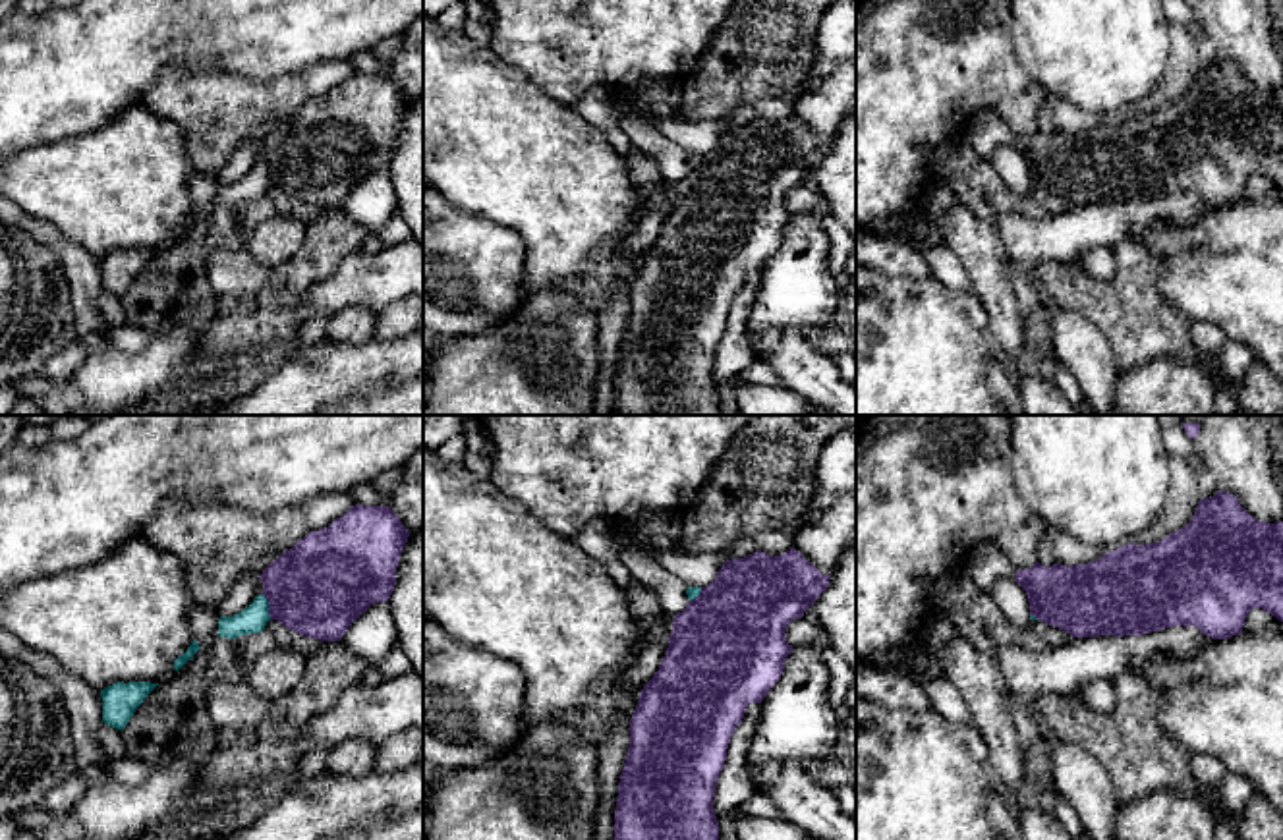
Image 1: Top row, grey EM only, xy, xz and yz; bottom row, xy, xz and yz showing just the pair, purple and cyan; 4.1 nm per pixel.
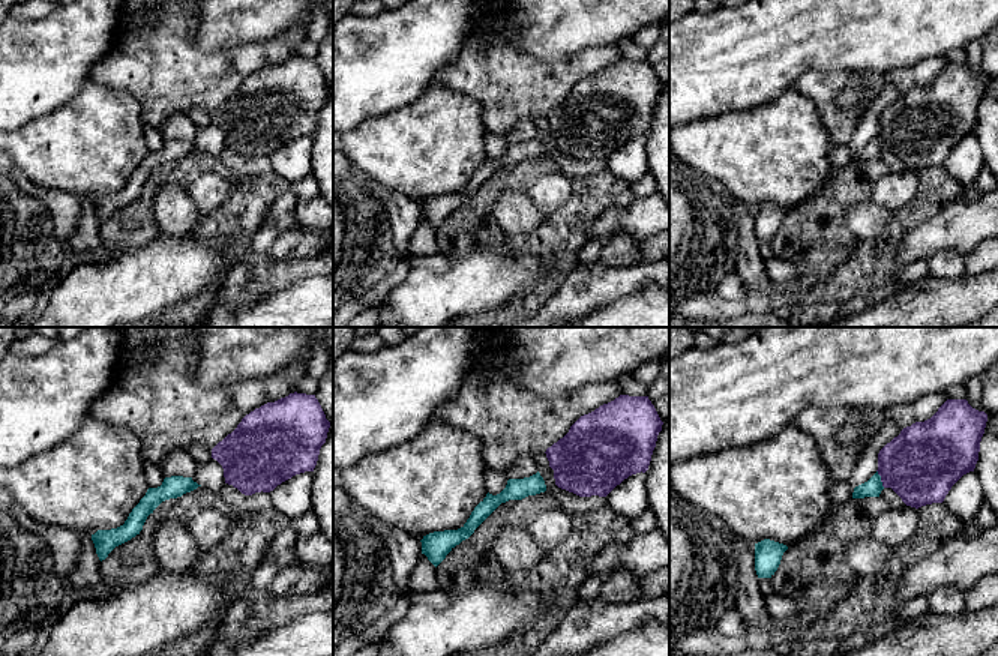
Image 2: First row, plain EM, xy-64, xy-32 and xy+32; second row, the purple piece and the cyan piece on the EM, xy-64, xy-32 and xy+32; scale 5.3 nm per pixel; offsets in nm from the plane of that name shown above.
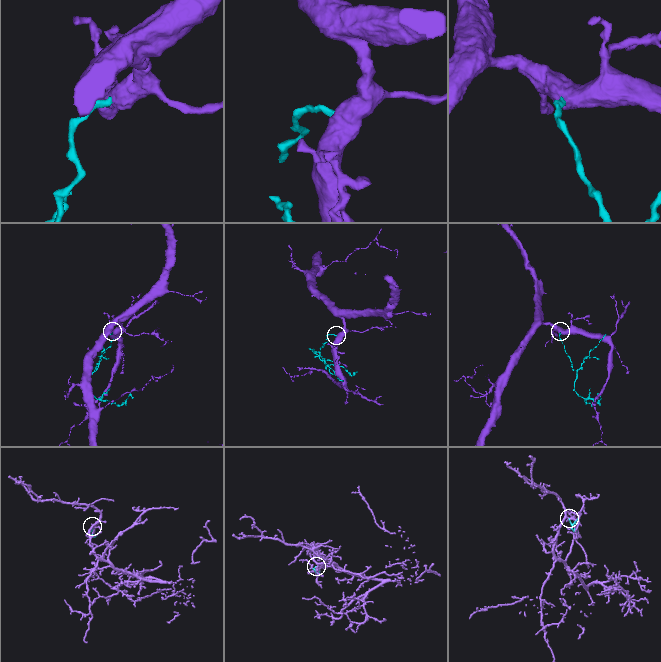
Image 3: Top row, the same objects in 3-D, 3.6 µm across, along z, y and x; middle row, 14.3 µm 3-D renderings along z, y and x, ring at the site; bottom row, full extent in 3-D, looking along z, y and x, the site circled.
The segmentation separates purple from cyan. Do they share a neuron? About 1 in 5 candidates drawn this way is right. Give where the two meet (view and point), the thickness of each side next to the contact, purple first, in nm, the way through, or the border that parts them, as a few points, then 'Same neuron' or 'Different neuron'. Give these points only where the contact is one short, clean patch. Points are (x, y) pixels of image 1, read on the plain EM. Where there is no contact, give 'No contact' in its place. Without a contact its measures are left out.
Touches purple at xy (269, 174). Thickness 400 nm (purple) against 120 nm. Boundary: xy (261, 161), (269, 172), (271, 186). Different neuron

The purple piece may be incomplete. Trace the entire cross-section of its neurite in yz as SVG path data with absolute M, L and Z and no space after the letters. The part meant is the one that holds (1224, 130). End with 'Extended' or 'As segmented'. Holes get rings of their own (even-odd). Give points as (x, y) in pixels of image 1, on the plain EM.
M1231 60L1200 66L1192 87L1163 108L1128 110L1101 126L1074 133L1016 137L1030 182L1072 205L1144 203L1194 193L1212 207L1242 201L1244 185L1262 176L1283 189L1283 89L1252 85Z. As segmented

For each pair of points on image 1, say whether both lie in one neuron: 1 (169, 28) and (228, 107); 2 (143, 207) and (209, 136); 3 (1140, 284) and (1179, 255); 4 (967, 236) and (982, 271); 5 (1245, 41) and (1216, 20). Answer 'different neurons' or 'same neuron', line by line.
1: different neurons
2: different neurons
3: different neurons
4: same neuron
5: same neuron

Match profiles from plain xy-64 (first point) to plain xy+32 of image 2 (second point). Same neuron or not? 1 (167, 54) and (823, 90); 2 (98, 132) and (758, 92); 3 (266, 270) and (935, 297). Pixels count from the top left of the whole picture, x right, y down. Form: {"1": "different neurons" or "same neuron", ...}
{"1": "same neuron", "2": "different neurons", "3": "same neuron"}

